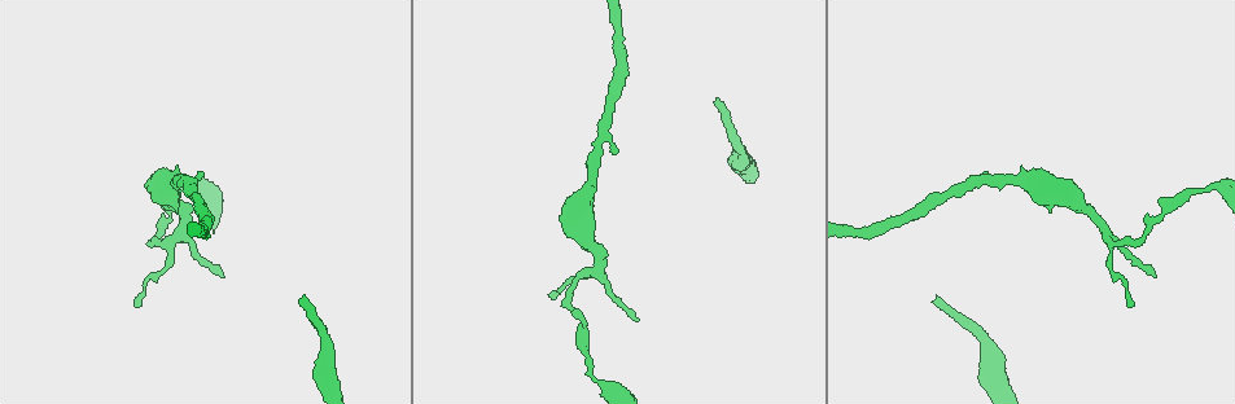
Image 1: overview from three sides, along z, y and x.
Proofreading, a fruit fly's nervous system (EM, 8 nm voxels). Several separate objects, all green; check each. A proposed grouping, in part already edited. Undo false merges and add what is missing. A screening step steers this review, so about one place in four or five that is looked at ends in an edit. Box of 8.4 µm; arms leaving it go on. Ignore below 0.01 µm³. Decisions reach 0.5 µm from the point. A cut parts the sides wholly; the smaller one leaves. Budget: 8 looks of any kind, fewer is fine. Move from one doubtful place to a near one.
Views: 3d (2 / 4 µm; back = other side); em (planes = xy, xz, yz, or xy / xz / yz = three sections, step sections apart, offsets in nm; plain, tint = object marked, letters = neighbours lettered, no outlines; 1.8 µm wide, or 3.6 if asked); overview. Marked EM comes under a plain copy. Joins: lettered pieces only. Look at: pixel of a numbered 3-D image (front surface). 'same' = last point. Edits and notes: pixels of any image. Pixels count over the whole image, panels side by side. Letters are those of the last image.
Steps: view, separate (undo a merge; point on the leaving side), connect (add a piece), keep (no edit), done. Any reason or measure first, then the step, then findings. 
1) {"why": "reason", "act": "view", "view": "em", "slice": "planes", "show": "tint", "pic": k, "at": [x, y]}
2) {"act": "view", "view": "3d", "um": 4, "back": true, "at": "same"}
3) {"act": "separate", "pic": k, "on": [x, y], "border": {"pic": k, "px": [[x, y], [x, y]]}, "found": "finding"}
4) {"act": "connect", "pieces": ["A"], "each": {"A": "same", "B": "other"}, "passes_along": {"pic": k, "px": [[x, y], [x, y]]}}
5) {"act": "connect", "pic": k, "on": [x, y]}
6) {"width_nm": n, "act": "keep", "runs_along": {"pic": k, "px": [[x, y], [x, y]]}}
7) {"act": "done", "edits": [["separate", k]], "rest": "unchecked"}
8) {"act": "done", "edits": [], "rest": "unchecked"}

{"why": "thick turns thin", "act": "view", "view": "3d", "um": 2, "back": true, "pic": 1, "at": [1216, 186]}

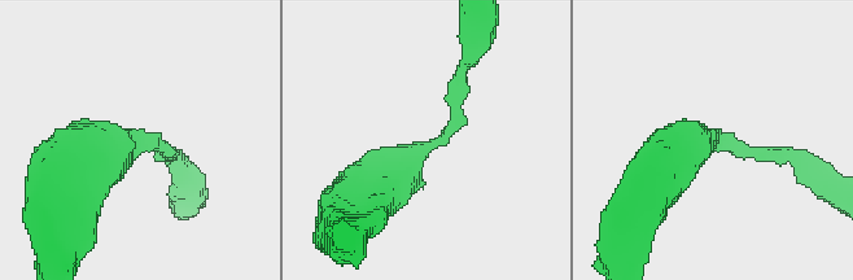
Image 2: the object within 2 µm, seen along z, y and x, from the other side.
{"act": "view", "view": "em", "slice": "planes", "show": "letters", "pic": 2, "at": [428, 149]}

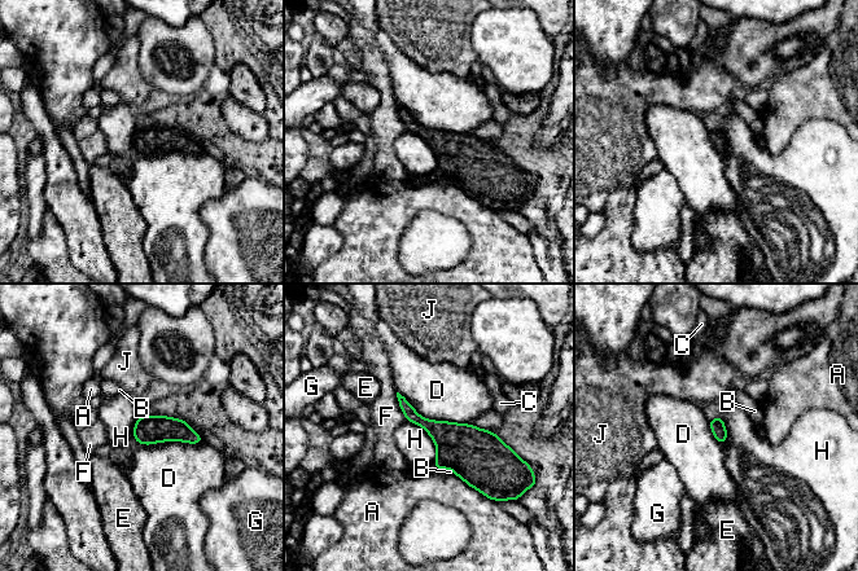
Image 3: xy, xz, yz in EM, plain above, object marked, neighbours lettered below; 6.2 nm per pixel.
{"act": "keep", "each": {"A": "other", "B": "other", "C": "other", "D": "other", "E": "other", "F": "other", "G": "other", "H": "other", "J": "other"}, "border": {"pic": 3, "px": [[406, 420], [434, 443], [433, 462]]}, "found": "one neuron here"}

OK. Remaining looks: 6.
{"why": "thin end", "act": "view", "view": "em", "slice": "planes", "show": "letters", "pic": 1, "at": [220, 275]}

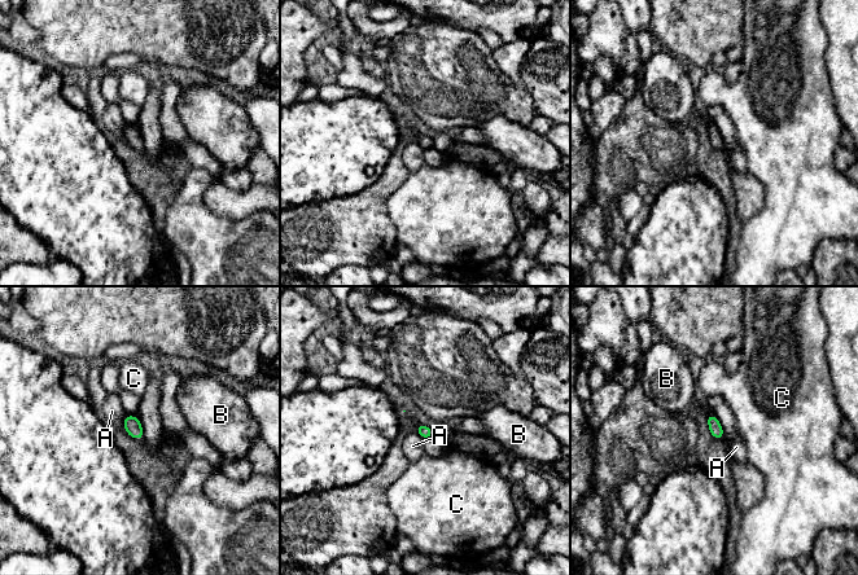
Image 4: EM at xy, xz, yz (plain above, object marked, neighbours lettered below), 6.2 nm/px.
{"act": "keep", "each": {"A": "other", "B": "other", "C": "other"}, "border": {"pic": 4, "px": [[126, 413], [123, 430]]}, "found": "no lettered piece goes on from it"}

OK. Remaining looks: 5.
{"why": "sudden change in width", "act": "view", "view": "3d", "um": 4, "pic": 1, "at": [1067, 196]}

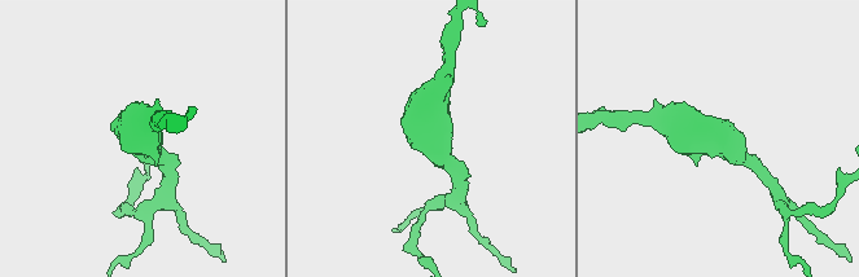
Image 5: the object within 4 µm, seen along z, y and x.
{"arm_widths_nm": [220, 320], "act": "view", "view": "em", "um": 3.6, "slice": "xz", "step": 8, "show": "tint", "pic": 5, "at": [722, 141]}

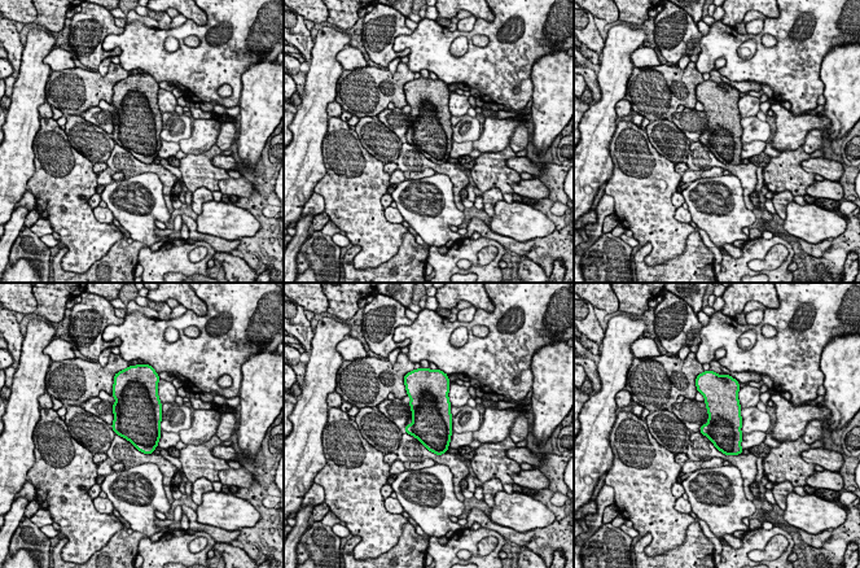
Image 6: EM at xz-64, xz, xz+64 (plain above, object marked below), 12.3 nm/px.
{"why": "cut it another way", "act": "view", "view": "em", "um": 3.6, "slice": "planes", "show": "letters", "at": "same"}

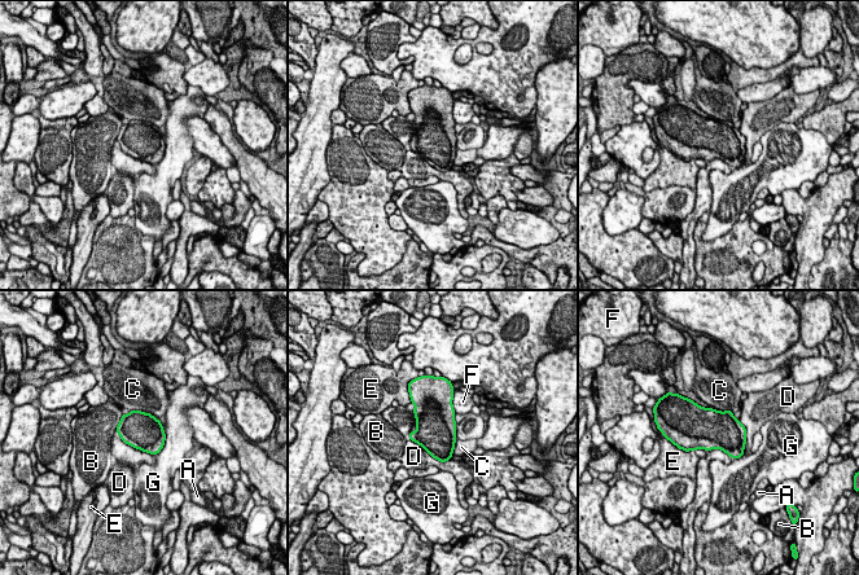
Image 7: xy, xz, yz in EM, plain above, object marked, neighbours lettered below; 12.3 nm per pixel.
{"width_nm": 460, "act": "keep", "each": {"A": "other", "B": "other", "C": "other", "D": "other", "E": "other", "F": "other", "G": "other"}, "found": "all the same neuron"}

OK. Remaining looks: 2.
{"act": "done", "edits": [], "rest": "unchecked"}

